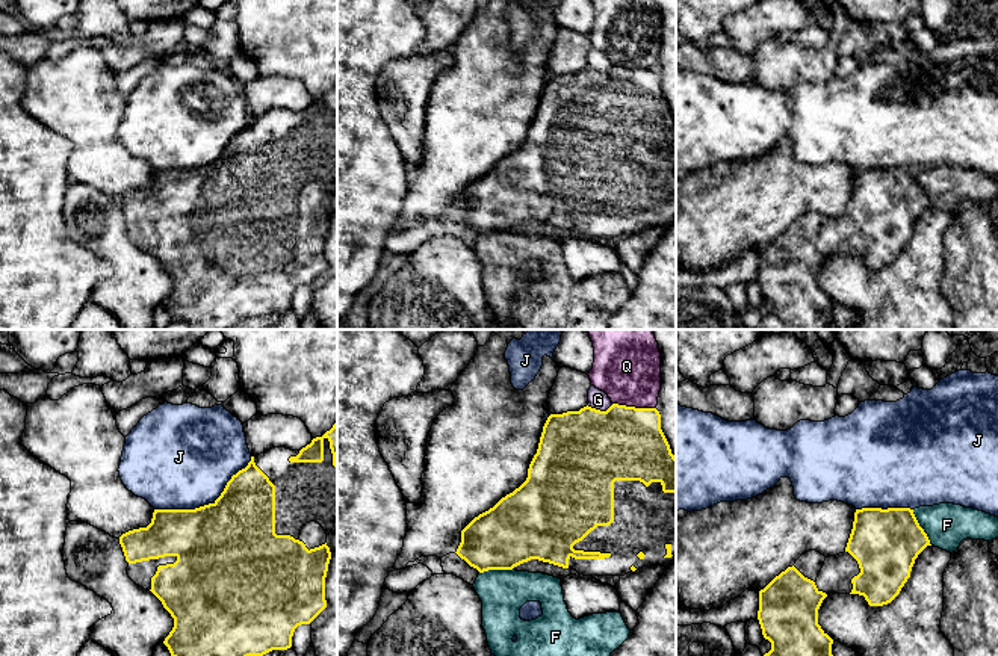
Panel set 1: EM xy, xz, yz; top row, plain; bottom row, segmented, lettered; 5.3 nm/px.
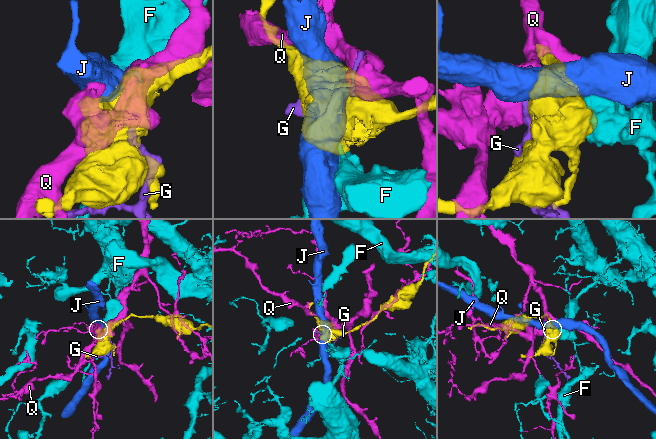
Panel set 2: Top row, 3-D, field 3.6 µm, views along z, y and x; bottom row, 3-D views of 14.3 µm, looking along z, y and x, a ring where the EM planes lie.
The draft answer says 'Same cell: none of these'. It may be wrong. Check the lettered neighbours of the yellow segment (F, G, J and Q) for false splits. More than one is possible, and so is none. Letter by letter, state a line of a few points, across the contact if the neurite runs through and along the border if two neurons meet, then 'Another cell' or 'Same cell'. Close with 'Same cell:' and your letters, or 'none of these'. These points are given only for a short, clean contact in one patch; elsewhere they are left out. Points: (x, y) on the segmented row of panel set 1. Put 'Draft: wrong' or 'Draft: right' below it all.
F: Another cell
G: Another cell
J: Another cell
Q: Another cell
Same cell: none of these
Draft: right

